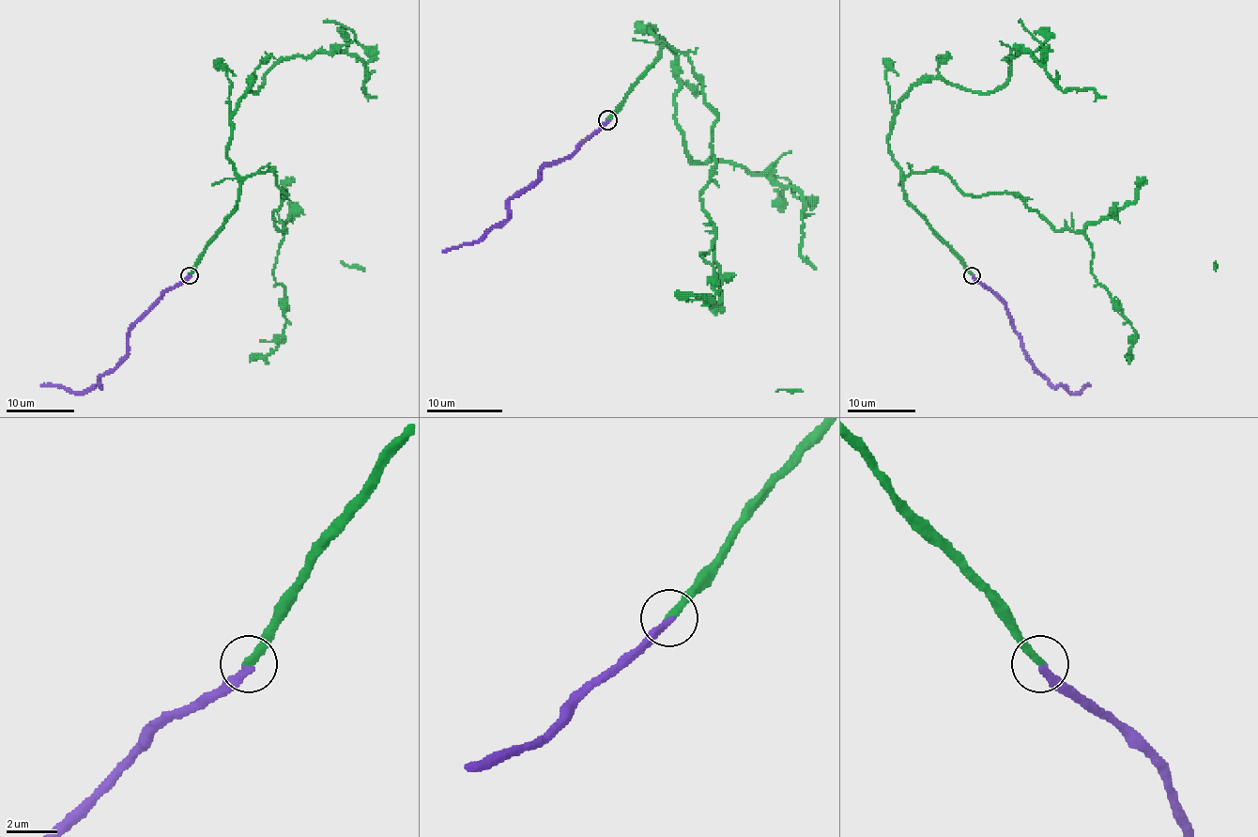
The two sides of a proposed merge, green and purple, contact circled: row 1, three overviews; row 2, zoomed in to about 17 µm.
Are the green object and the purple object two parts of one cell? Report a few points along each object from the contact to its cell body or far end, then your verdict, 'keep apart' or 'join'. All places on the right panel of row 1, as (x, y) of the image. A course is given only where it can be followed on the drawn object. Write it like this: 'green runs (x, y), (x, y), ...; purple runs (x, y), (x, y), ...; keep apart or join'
green runs (972, 274), (907, 199), (888, 133), (898, 101), (932, 79), (992, 93), (1020, 52), (1063, 91), (1106, 98); purple runs (972, 276), (1004, 305), (1023, 353), (1044, 378), (1054, 386), (1063, 386), (1077, 393), (1090, 384); join

